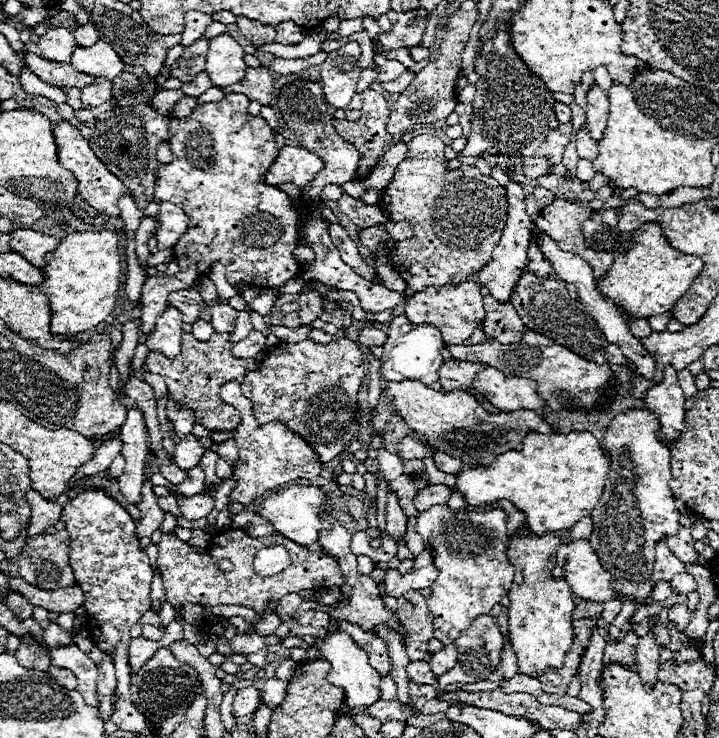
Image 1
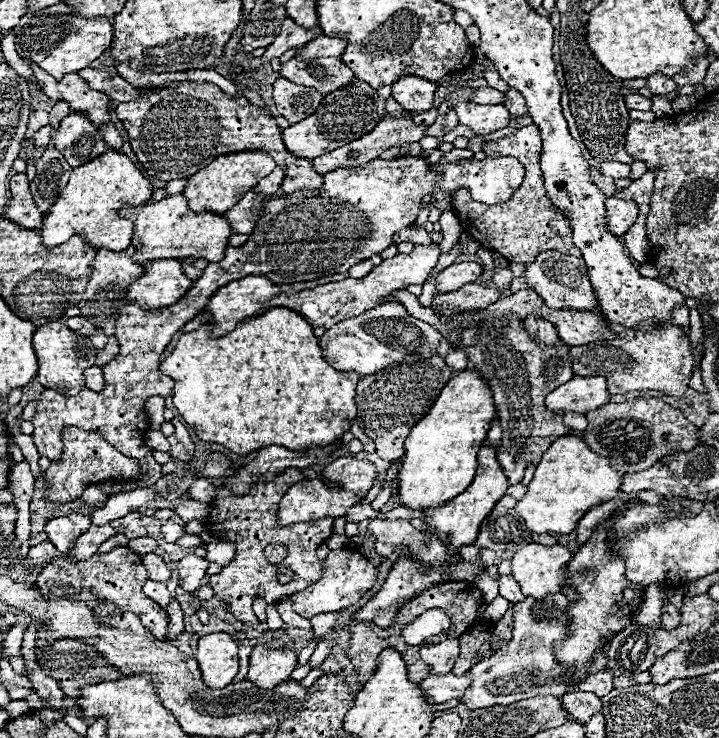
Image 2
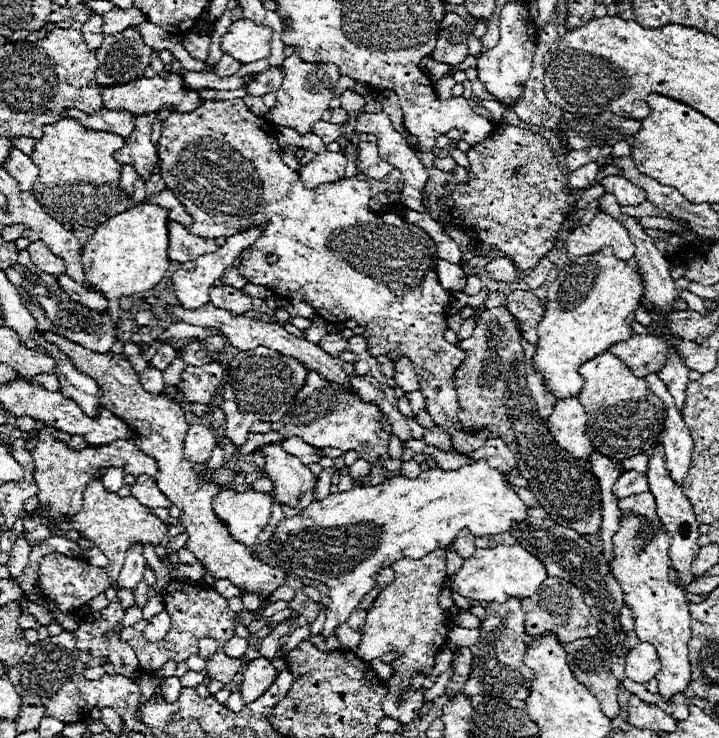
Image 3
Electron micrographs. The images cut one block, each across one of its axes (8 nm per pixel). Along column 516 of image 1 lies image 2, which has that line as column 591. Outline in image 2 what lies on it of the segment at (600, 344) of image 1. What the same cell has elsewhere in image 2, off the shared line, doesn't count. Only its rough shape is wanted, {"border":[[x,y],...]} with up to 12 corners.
{"border":[[540,252],[526,282],[546,306],[602,314],[584,258]]}

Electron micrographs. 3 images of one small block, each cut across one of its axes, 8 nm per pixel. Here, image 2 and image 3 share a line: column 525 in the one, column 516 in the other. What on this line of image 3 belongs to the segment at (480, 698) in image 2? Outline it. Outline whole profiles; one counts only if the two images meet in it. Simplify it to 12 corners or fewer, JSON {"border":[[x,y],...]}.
{"border":[[516,598],[486,606],[466,694],[528,698]]}

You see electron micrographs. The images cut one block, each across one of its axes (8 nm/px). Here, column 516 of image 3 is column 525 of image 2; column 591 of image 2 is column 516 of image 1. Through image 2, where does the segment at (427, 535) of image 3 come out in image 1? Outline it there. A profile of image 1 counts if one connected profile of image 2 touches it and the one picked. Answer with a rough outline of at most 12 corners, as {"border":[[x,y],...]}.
{"border":[[590,432],[528,434],[456,474],[542,536],[596,508],[610,456]]}

